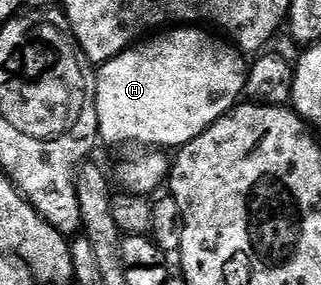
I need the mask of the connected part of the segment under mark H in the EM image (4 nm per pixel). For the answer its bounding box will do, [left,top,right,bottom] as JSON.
[96,27,249,151]

